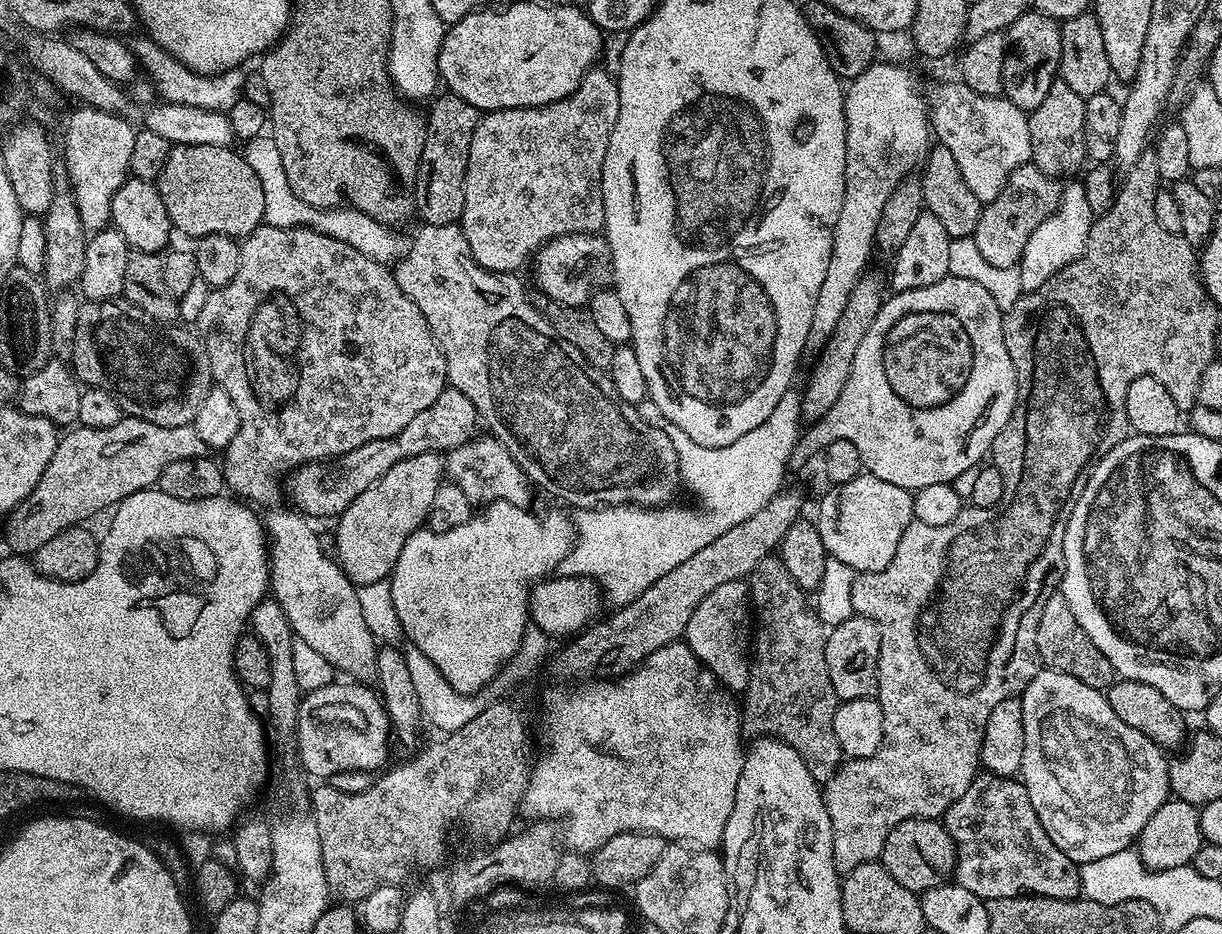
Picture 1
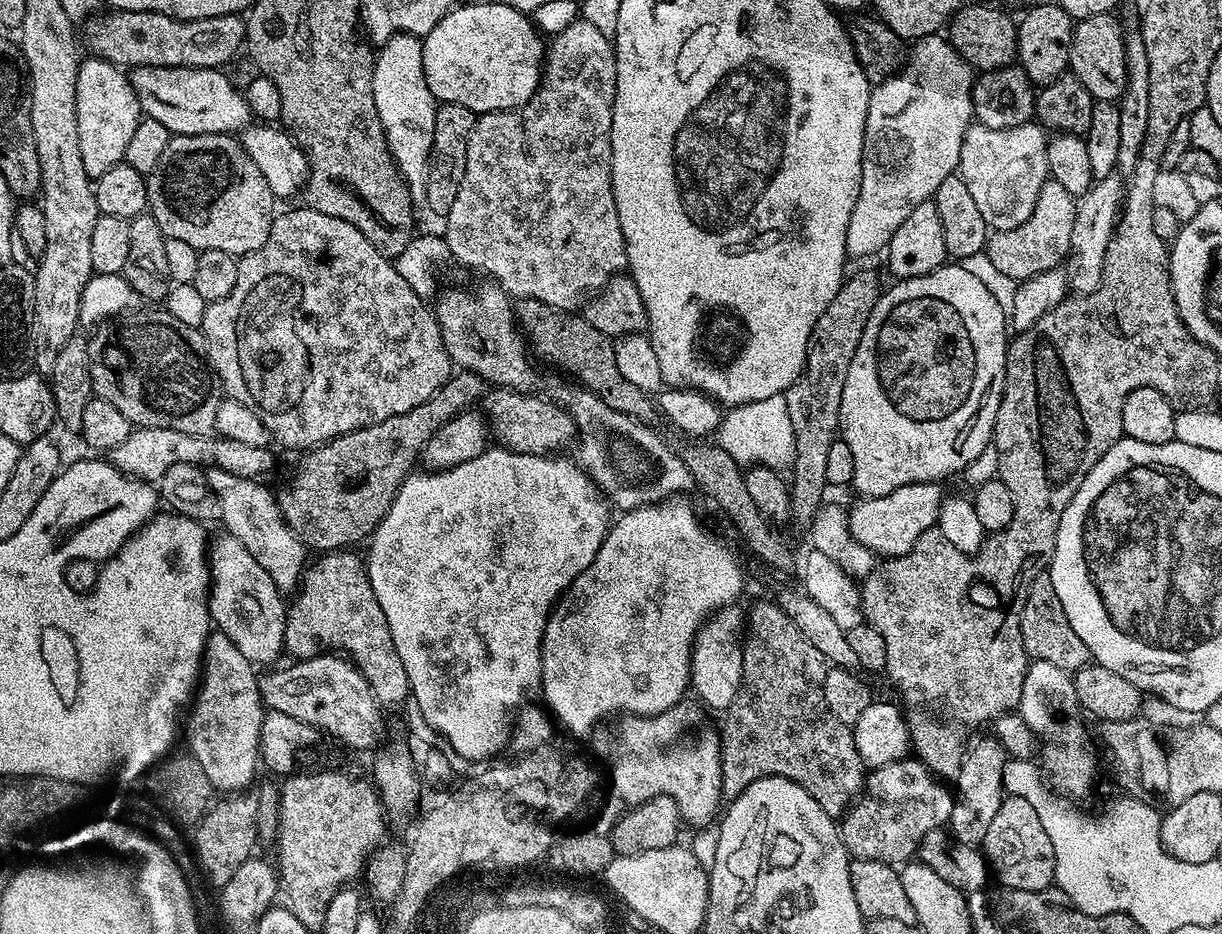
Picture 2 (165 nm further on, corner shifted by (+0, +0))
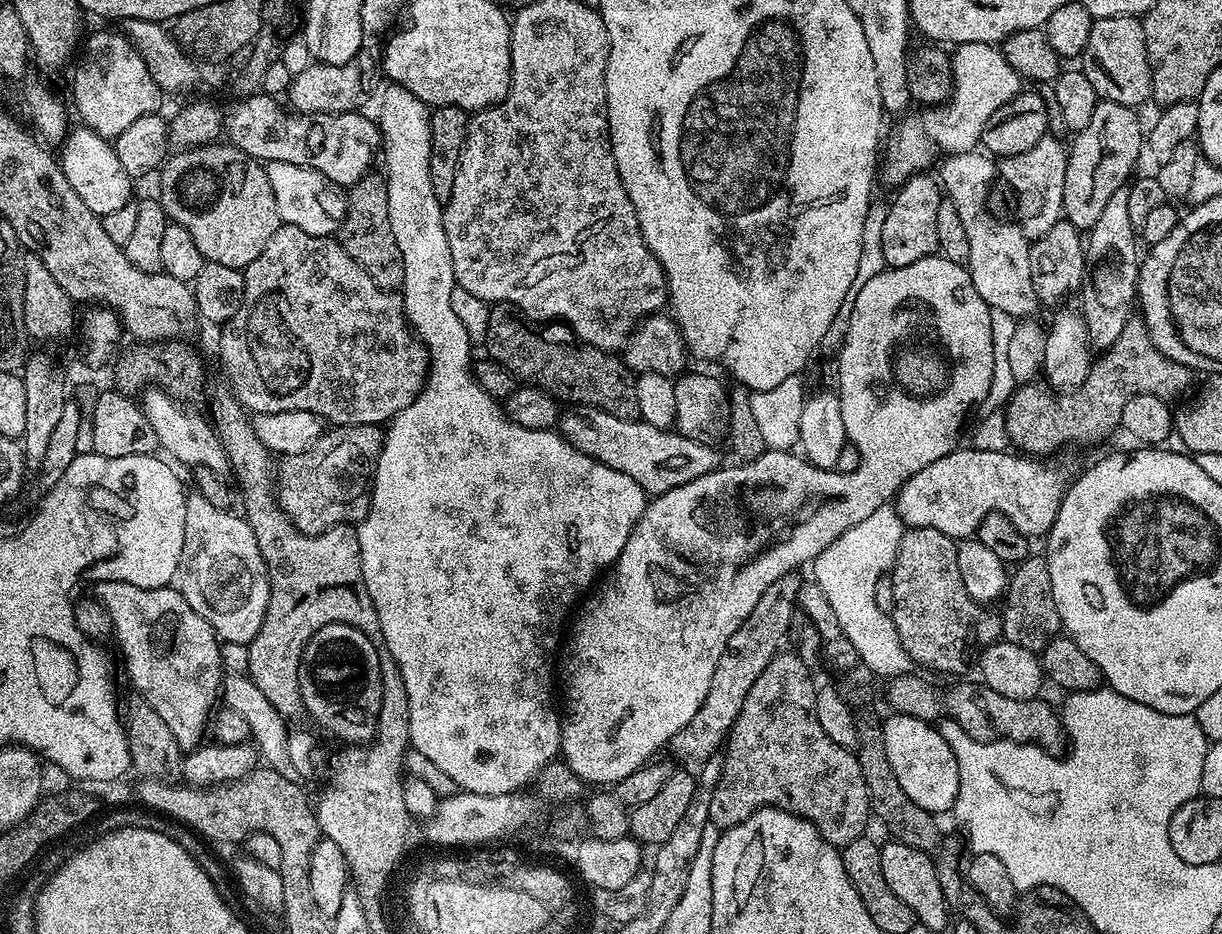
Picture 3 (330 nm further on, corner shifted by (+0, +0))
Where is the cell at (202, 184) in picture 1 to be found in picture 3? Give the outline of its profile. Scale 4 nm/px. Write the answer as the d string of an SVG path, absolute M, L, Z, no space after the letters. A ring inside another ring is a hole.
M230 142L203 144L201 148L186 148L169 155L159 169L160 193L158 199L171 223L186 226L190 238L194 238L205 261L218 266L230 266L241 270L248 267L258 254L262 254L270 234L281 226L278 206L274 202L274 190L270 190L267 167L261 161L238 150Z

